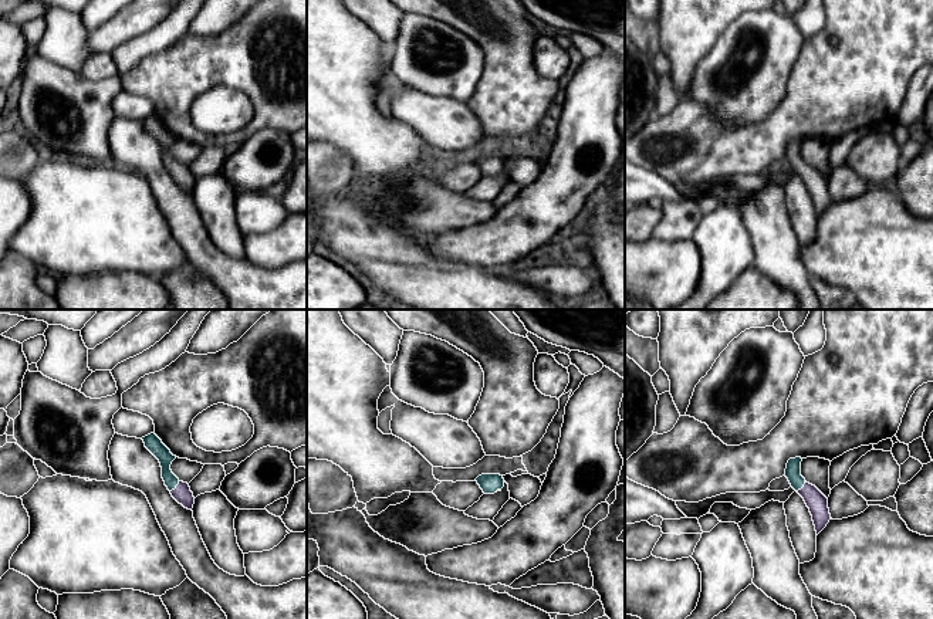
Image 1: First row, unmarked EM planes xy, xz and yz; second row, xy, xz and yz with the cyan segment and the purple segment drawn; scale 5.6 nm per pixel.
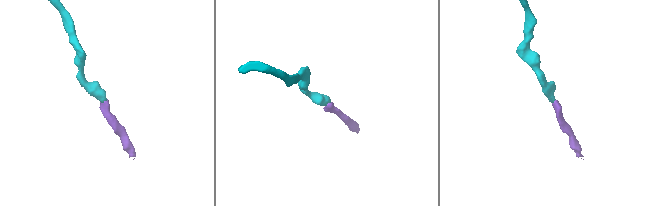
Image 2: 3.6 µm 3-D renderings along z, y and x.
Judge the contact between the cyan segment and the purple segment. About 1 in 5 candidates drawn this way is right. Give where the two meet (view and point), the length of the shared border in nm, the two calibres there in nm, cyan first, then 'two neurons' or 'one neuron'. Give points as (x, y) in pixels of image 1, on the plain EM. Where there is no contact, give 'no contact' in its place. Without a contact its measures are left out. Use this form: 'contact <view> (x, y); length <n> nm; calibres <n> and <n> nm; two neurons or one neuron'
contact xy (175, 169); length 80 nm; calibres 90 and 100 nm; one neuron

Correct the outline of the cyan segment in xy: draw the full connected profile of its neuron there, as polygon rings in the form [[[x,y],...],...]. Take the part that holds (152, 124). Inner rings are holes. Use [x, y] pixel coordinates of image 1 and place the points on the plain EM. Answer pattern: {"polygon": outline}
{"polygon": [[[151,115],[142,119],[145,129],[159,142],[162,149],[162,160],[172,179],[185,190],[192,192],[195,186],[193,175],[187,165],[180,163],[170,152],[172,143],[176,141],[162,122]]]}

